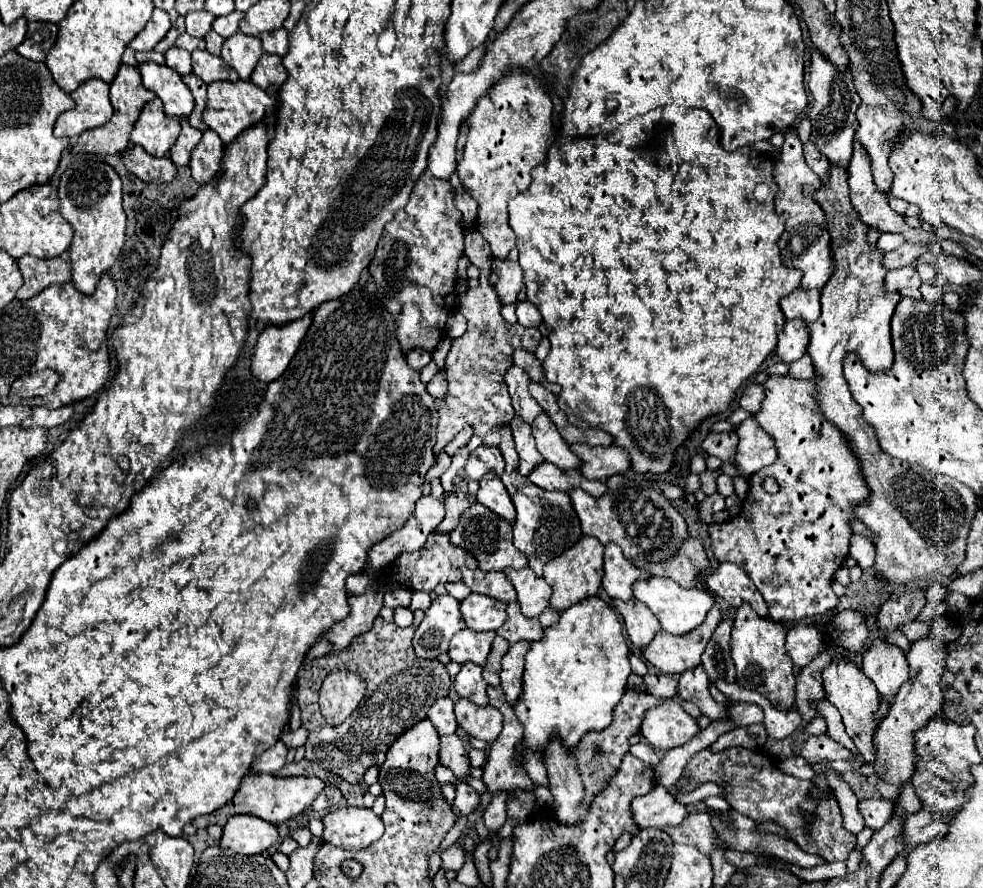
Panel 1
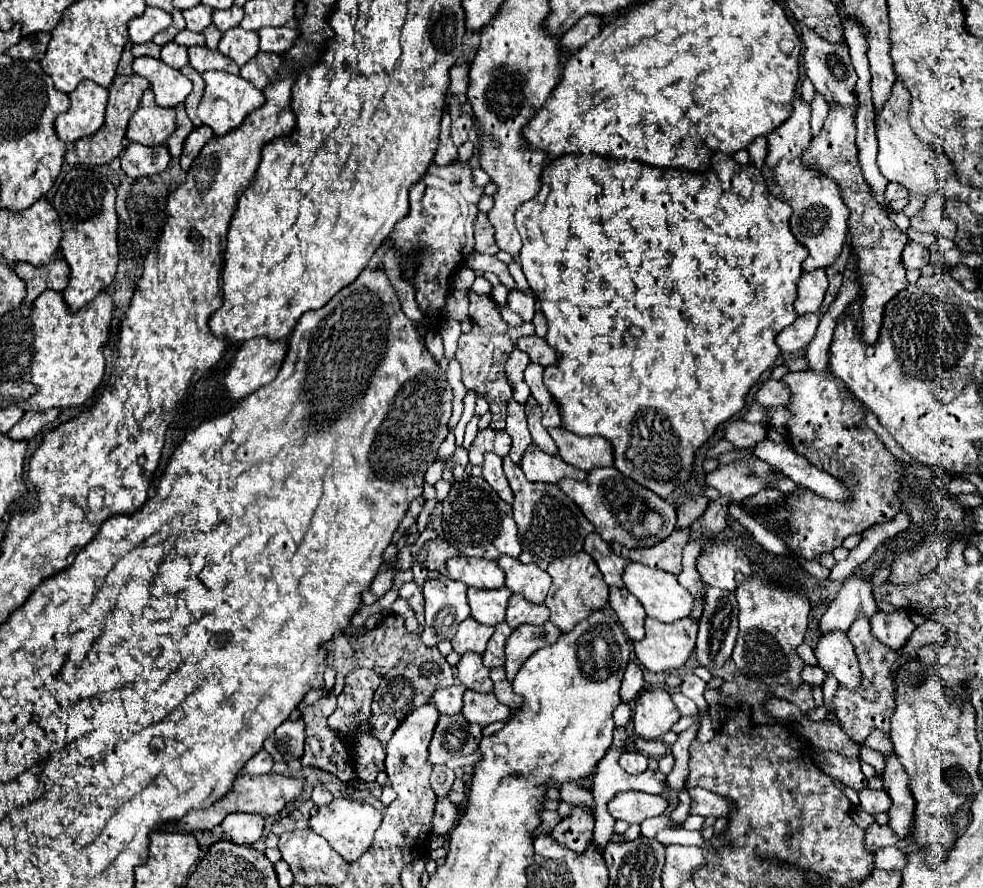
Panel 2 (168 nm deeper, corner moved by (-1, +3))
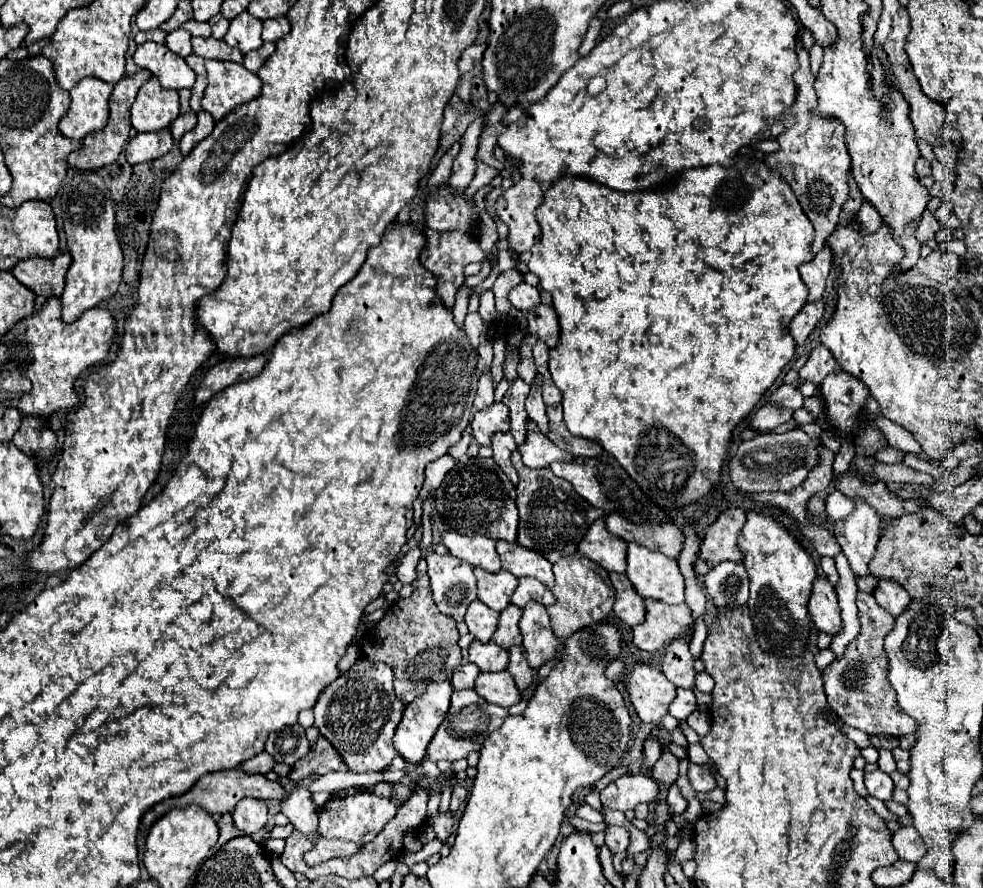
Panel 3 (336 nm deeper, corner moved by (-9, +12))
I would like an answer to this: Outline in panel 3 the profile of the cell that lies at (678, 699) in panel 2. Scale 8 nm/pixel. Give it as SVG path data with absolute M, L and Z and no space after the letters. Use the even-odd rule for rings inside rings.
M677 689L677 697L669 705L669 713L681 721L681 719L687 719L695 709L697 709L695 693L691 689Z

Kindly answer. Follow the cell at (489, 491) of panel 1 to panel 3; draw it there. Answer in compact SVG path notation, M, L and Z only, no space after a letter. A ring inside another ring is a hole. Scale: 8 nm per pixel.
M495 433L493 439L491 439L491 447L493 447L495 463L505 471L505 475L511 479L511 483L517 485L519 477L517 477L517 471L511 463L511 453L517 449L513 435L511 433Z

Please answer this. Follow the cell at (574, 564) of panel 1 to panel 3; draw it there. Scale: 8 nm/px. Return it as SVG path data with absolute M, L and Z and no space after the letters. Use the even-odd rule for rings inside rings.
M579 553L561 557L561 561L557 561L553 565L555 587L551 591L557 597L557 603L547 607L547 611L549 611L551 625L553 625L553 631L559 637L559 641L565 641L571 633L583 629L589 623L603 621L611 613L613 601L615 601L615 589L609 581L609 573L595 571L597 567L599 565L593 565L593 561L589 561L587 557L581 557Z

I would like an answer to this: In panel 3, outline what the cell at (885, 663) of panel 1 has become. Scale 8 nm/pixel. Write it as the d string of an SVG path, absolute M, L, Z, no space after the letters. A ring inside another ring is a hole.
M879 581L879 585L877 585L877 589L875 589L875 599L877 599L877 603L885 609L885 611L889 611L895 619L909 607L909 603L911 603L911 597L909 597L909 593L899 585L899 583L895 583L895 581Z

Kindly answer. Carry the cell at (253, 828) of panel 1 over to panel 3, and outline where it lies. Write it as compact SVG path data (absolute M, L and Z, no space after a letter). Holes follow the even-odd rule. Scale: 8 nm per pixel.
M243 799L233 811L233 821L243 835L255 835L267 825L267 805L259 799Z

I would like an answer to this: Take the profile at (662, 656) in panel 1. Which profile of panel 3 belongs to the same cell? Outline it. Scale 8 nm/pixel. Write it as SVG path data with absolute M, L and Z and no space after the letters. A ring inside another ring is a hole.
M645 599L647 617L641 625L633 627L633 643L649 653L657 653L673 639L689 635L693 617L691 609L681 605L665 605L663 601Z

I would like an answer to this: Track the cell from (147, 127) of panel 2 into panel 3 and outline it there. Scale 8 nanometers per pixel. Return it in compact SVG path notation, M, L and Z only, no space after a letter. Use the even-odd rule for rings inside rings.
M151 77L137 93L131 105L131 125L137 131L161 131L179 117L179 95L163 89L157 77Z

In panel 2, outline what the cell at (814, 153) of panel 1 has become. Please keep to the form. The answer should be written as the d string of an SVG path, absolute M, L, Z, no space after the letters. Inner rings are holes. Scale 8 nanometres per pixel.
M815 92L815 98L811 100L811 108L813 108L813 114L811 114L811 128L813 128L813 134L819 134L819 130L823 128L823 122L827 118L827 112L829 112L829 106L827 106L827 100Z

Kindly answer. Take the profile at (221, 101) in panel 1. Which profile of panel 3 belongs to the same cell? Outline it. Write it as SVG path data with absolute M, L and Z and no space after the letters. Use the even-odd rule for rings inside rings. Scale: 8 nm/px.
M205 61L209 85L201 107L213 115L215 121L223 119L235 107L249 103L261 93L261 79L233 61Z

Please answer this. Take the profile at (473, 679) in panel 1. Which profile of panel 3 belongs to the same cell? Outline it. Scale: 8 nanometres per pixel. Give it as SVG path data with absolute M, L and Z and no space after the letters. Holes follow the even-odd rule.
M473 641L469 647L469 661L475 663L481 671L505 671L509 657L505 649L499 649L493 641L489 643L479 643Z

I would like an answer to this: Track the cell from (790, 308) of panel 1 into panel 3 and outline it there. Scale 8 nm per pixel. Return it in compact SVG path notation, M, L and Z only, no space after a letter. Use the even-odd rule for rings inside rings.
M825 247L825 249L821 249L821 251L813 257L813 261L803 263L803 265L799 267L801 279L803 279L803 283L805 283L807 289L809 289L809 297L807 297L809 303L821 299L821 295L823 295L823 291L825 291L825 283L827 283L829 271L831 271L831 261L833 261L833 253Z

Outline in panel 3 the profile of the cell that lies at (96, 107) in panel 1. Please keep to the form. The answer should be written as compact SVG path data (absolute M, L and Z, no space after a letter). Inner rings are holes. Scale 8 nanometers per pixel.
M87 77L71 93L71 109L59 121L59 131L71 139L83 139L91 131L99 131L109 119L109 95L113 85Z

